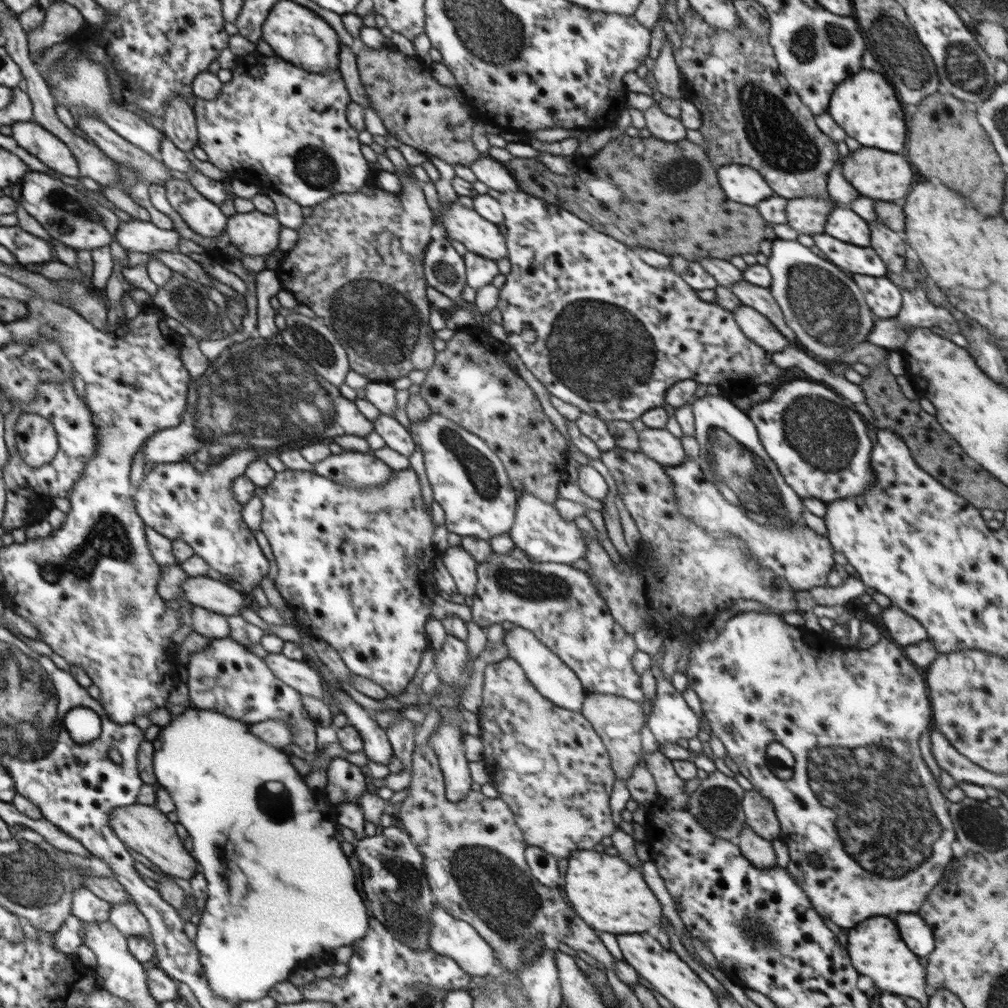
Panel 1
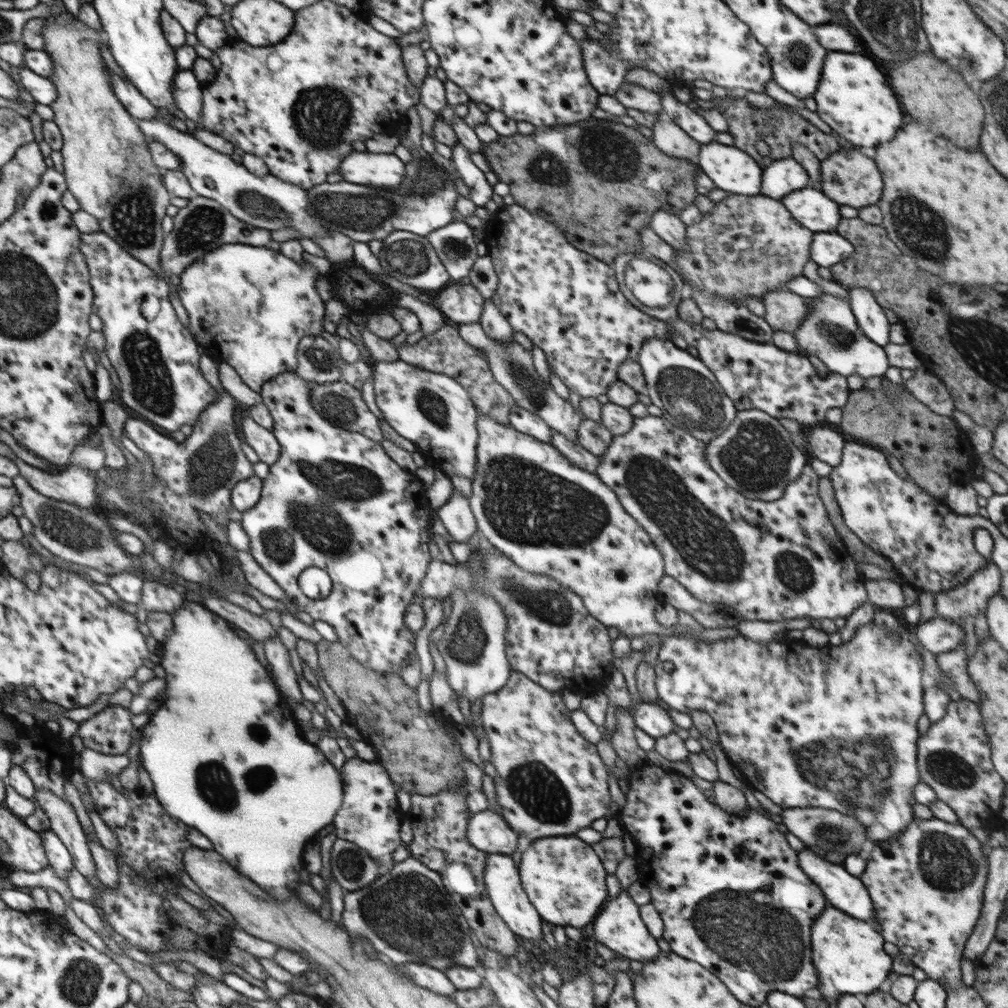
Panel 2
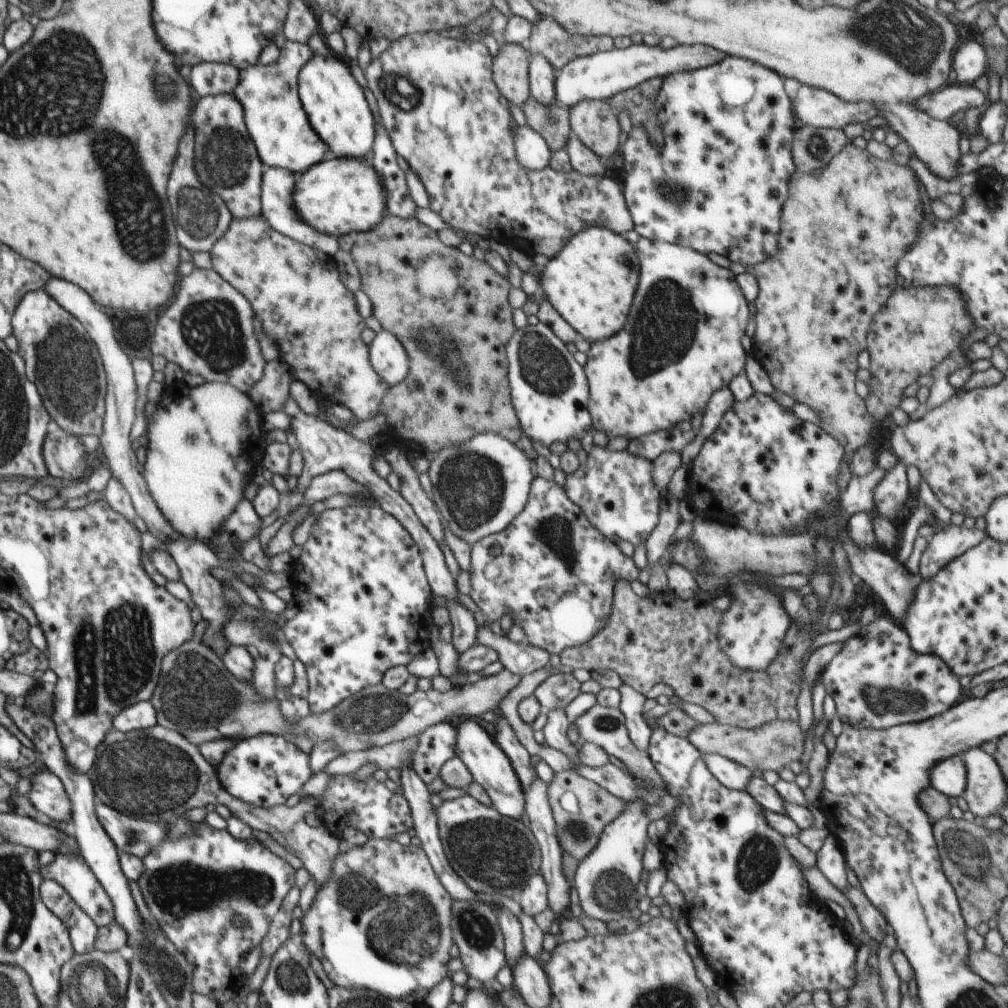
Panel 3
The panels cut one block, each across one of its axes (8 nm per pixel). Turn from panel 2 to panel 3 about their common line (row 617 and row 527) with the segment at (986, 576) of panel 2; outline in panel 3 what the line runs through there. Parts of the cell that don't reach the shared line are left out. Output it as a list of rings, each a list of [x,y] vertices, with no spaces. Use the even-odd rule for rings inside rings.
[[[952,523],[938,528],[920,560],[920,579],[933,578],[947,563],[971,547],[983,542],[987,534],[975,528],[955,526]]]

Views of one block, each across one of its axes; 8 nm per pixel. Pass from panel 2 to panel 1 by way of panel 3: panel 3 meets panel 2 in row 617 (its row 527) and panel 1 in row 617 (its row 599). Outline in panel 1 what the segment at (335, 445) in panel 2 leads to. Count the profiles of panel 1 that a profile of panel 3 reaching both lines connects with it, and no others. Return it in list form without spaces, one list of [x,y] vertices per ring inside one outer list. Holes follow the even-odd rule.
[[[409,467],[392,473],[388,482],[380,485],[380,487],[368,486],[366,489],[356,489],[356,487],[347,487],[329,478],[324,478],[313,470],[297,471],[285,469],[281,472],[275,472],[275,477],[268,486],[265,486],[265,490],[261,496],[263,507],[260,528],[266,535],[270,547],[272,547],[274,558],[278,563],[278,576],[276,576],[274,584],[294,613],[295,624],[304,627],[310,634],[326,640],[338,652],[343,663],[351,672],[374,681],[388,693],[388,696],[393,697],[402,693],[414,674],[416,674],[424,652],[431,647],[425,628],[426,623],[433,616],[431,609],[434,599],[438,595],[434,585],[436,582],[434,569],[435,560],[439,553],[432,543],[436,525],[432,521],[430,509],[426,509],[428,506],[422,497],[418,474],[412,467]]]

